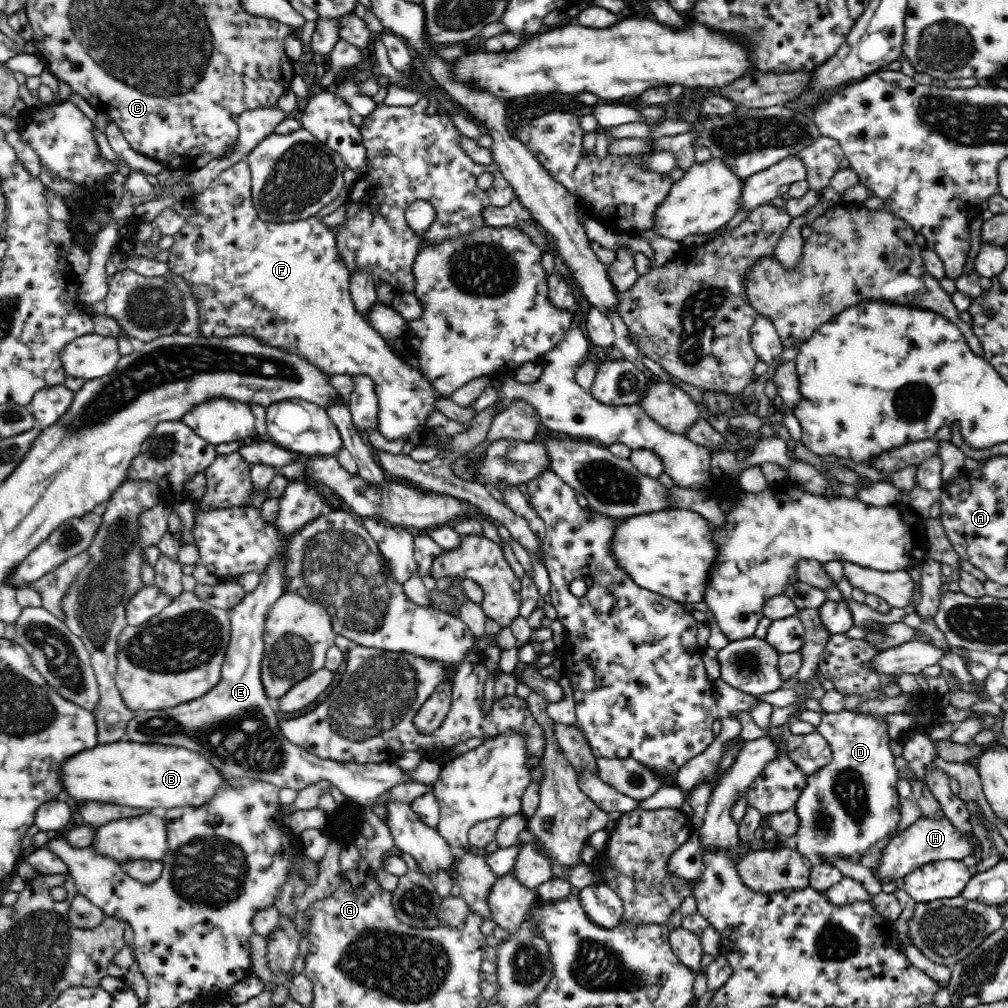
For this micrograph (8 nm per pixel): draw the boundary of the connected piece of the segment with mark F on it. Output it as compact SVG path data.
M244 161L234 163L230 168L222 171L212 182L208 188L205 188L201 193L192 194L186 202L186 205L194 208L194 216L185 218L185 223L182 228L172 236L173 245L169 248L170 254L167 259L167 264L180 278L183 278L187 285L191 288L191 292L200 314L200 332L202 337L230 337L247 335L262 340L262 344L277 347L293 353L294 355L302 356L310 365L318 366L324 373L328 375L349 374L356 377L358 375L368 376L374 382L376 395L378 396L378 431L388 440L396 440L396 438L408 438L411 432L416 430L417 426L426 427L426 417L435 411L436 400L442 400L447 396L438 395L436 389L432 388L430 381L426 376L422 376L419 368L411 368L398 354L389 348L385 339L380 334L374 331L365 316L361 316L356 311L356 305L349 291L349 280L351 277L350 270L346 266L346 261L338 254L336 247L336 231L332 227L324 225L322 219L311 216L306 220L297 220L294 222L273 223L262 221L258 217L258 211L252 203L250 192L250 169Z

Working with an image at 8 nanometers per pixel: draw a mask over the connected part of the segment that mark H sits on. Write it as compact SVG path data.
M924 815L916 820L907 830L899 832L890 843L882 850L882 860L878 868L878 876L874 876L883 884L884 879L897 881L899 878L908 876L916 868L929 863L942 860L960 860L972 857L975 844L969 840L969 836L961 834L953 826L951 820L945 815L944 818L926 818Z

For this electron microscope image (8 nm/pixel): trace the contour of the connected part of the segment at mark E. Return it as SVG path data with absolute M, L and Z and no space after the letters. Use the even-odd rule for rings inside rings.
M276 555L269 560L266 570L260 576L258 588L247 596L234 609L230 610L231 637L222 663L221 677L214 690L210 690L206 696L200 696L198 700L190 700L186 704L174 705L174 708L165 708L157 711L135 711L135 716L126 727L128 741L140 744L165 744L184 746L190 750L196 750L204 754L218 771L228 778L241 778L259 780L272 783L280 788L302 790L320 782L328 780L336 786L340 792L353 800L356 805L364 808L375 804L376 798L384 791L388 791L398 783L419 782L411 780L399 765L392 762L379 763L343 763L322 759L306 749L292 744L279 729L278 711L275 708L276 700L266 698L265 688L261 681L261 660L264 652L263 632L264 621L268 609L282 596L284 587L284 559L282 555Z

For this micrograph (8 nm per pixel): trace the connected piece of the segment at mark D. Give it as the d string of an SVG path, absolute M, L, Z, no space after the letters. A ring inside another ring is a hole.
M842 709L836 713L822 713L821 723L815 730L828 741L833 759L830 764L806 778L806 788L795 807L800 818L800 828L794 850L814 862L823 862L825 856L839 856L860 861L871 846L897 830L901 819L901 798L897 791L900 776L888 743L890 742L888 724L884 721L884 717Z

